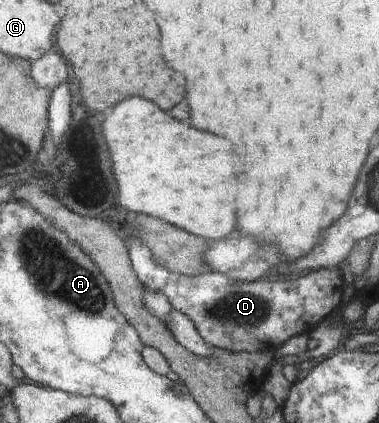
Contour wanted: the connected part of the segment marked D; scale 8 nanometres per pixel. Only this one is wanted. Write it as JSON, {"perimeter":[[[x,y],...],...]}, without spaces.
{"perimeter":[[[139,236],[130,238],[128,250],[133,270],[142,284],[151,292],[165,294],[179,312],[195,323],[207,344],[229,352],[252,353],[279,348],[292,336],[309,334],[343,303],[344,282],[337,286],[339,274],[331,267],[323,270],[323,274],[311,272],[293,280],[261,276],[241,282],[219,273],[175,274],[151,256],[151,248],[143,244]]]}

